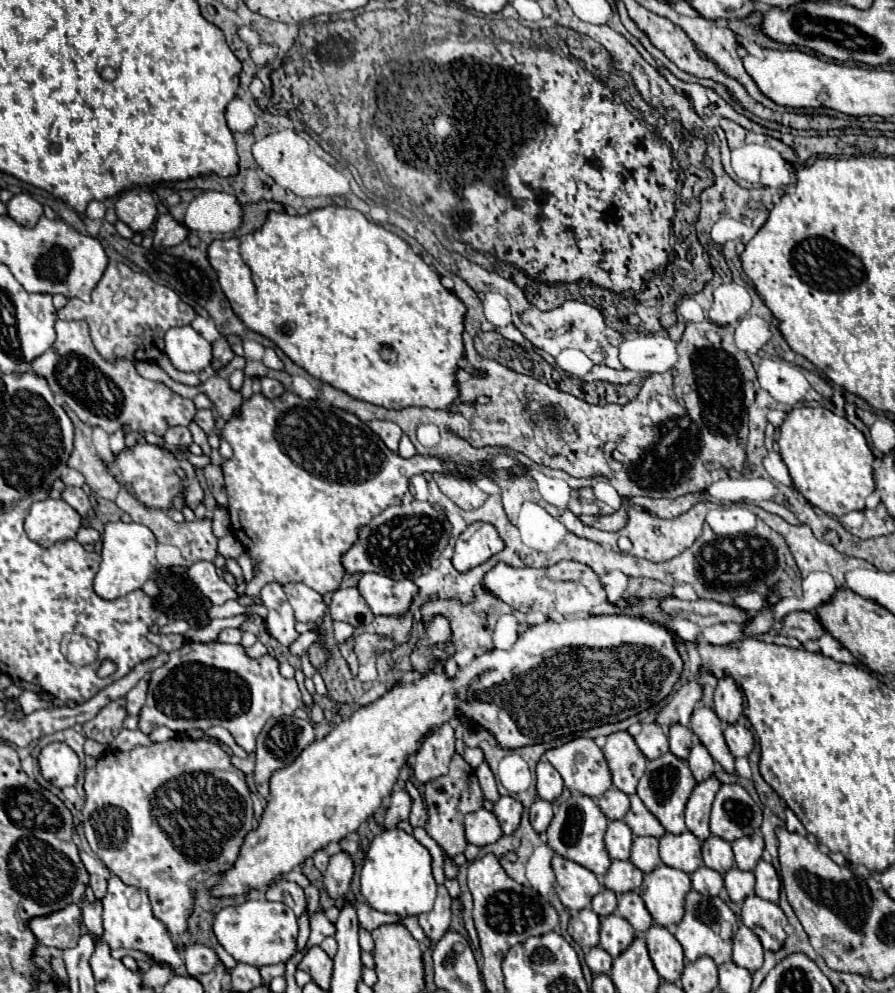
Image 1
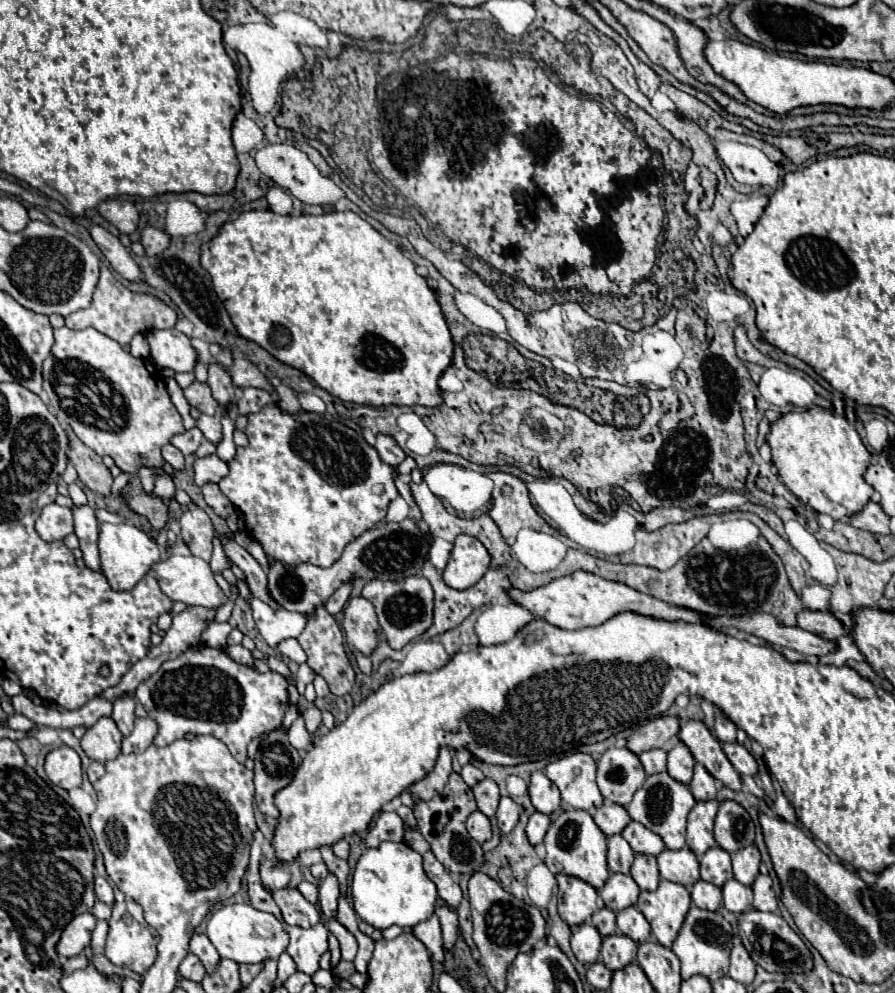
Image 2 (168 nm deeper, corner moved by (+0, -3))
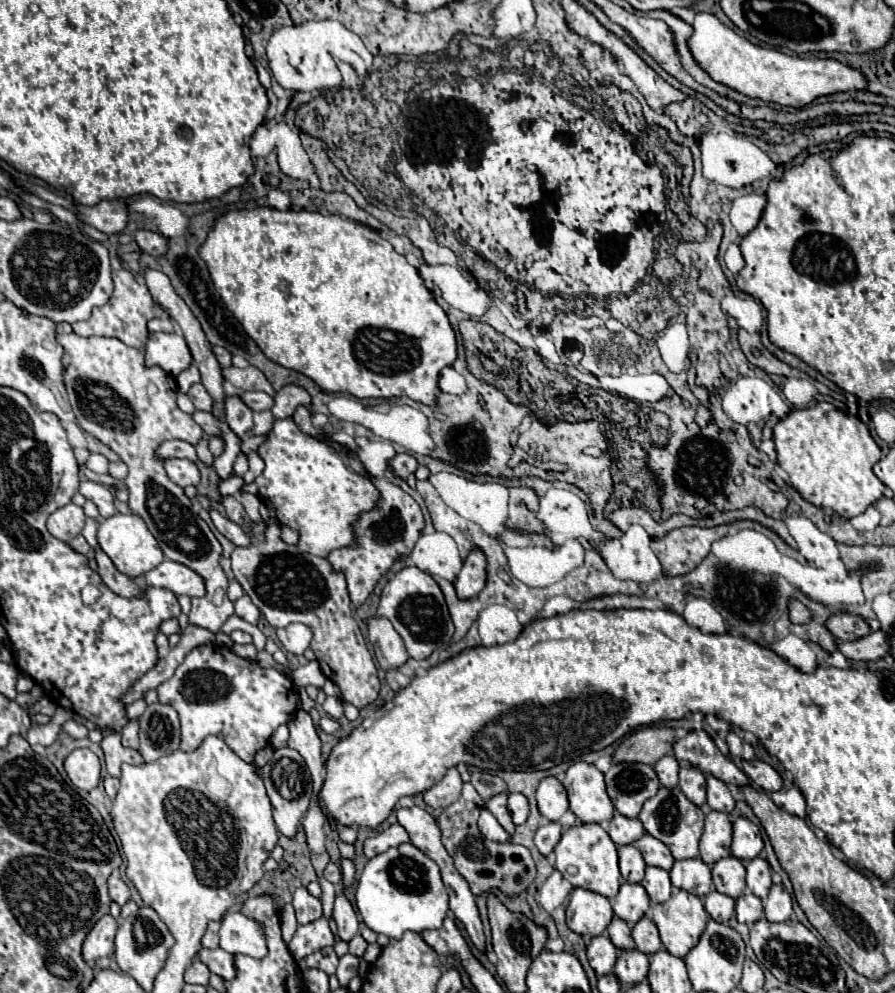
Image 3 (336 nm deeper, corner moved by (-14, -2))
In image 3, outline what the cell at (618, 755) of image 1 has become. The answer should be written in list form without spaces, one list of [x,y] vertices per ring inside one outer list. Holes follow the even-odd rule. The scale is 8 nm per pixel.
[[[614,764],[604,778],[616,812],[626,818],[638,818],[642,804],[660,788],[654,768],[646,764]]]

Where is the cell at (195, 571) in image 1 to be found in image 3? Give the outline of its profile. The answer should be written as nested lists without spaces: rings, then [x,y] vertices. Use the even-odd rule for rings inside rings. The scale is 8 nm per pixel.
[[[164,560],[154,570],[142,574],[140,578],[144,580],[146,586],[166,588],[166,590],[174,592],[176,596],[180,596],[180,594],[204,596],[206,594],[204,580],[194,570],[186,568],[184,564],[172,562],[172,560]]]

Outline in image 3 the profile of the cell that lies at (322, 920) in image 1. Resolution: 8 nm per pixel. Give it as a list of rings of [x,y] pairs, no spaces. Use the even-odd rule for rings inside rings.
[[[304,886],[294,892],[292,906],[296,910],[298,924],[308,924],[308,922],[314,922],[314,920],[318,920],[322,916],[322,904],[320,904],[320,900],[314,898]]]

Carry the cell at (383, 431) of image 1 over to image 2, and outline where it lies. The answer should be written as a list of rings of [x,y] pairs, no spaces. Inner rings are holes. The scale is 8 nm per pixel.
[[[378,433],[376,435],[376,451],[380,455],[380,459],[392,467],[398,467],[406,453],[400,449],[400,445],[396,443],[396,439],[392,435],[384,435],[384,433]]]

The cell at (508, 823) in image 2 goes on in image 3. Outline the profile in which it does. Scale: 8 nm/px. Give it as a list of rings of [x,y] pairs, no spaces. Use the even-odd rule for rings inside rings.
[[[508,794],[508,810],[514,824],[524,824],[528,818],[528,800],[524,794]]]

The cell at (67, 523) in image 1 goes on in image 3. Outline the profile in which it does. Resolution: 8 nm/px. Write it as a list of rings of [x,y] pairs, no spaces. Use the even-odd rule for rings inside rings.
[[[70,502],[70,504],[58,508],[56,512],[52,512],[48,516],[46,526],[54,538],[58,538],[62,542],[70,542],[72,538],[76,538],[82,532],[84,520],[86,520],[86,516],[84,516],[82,508]]]

